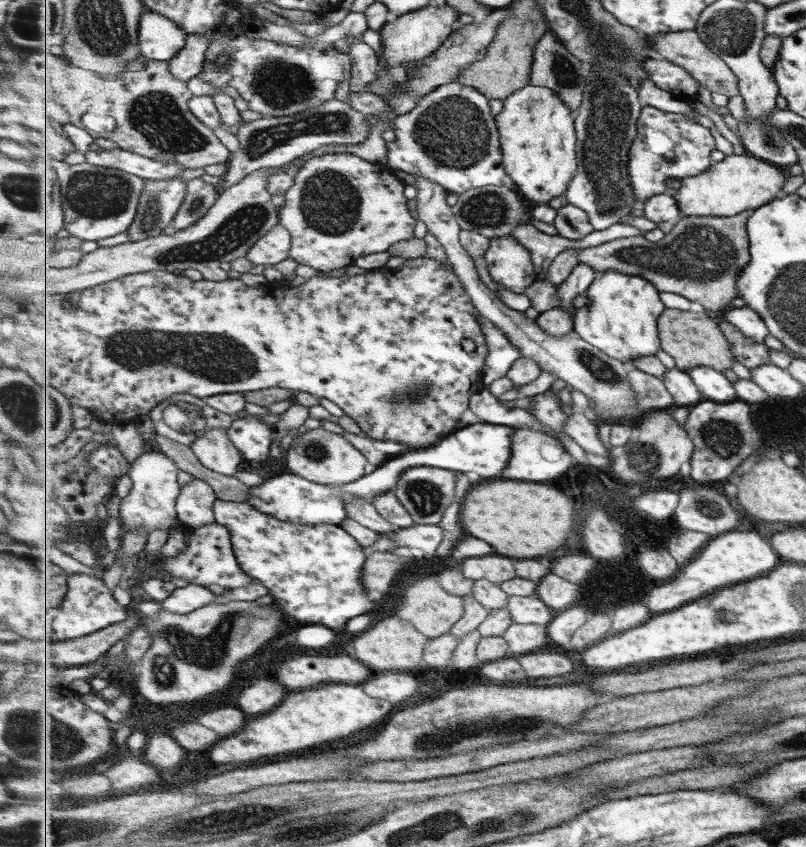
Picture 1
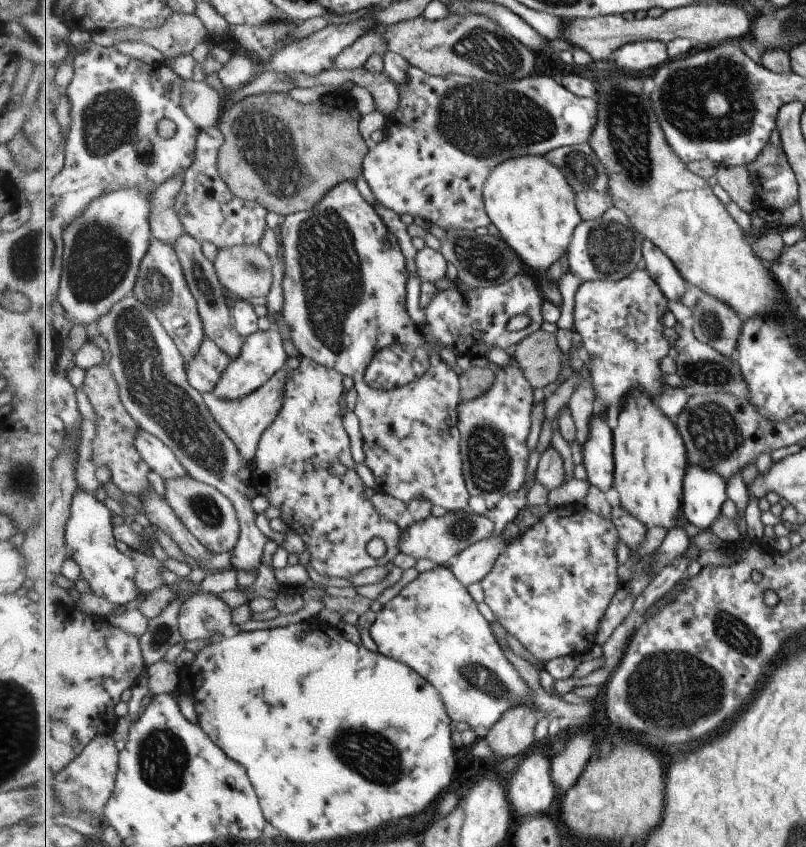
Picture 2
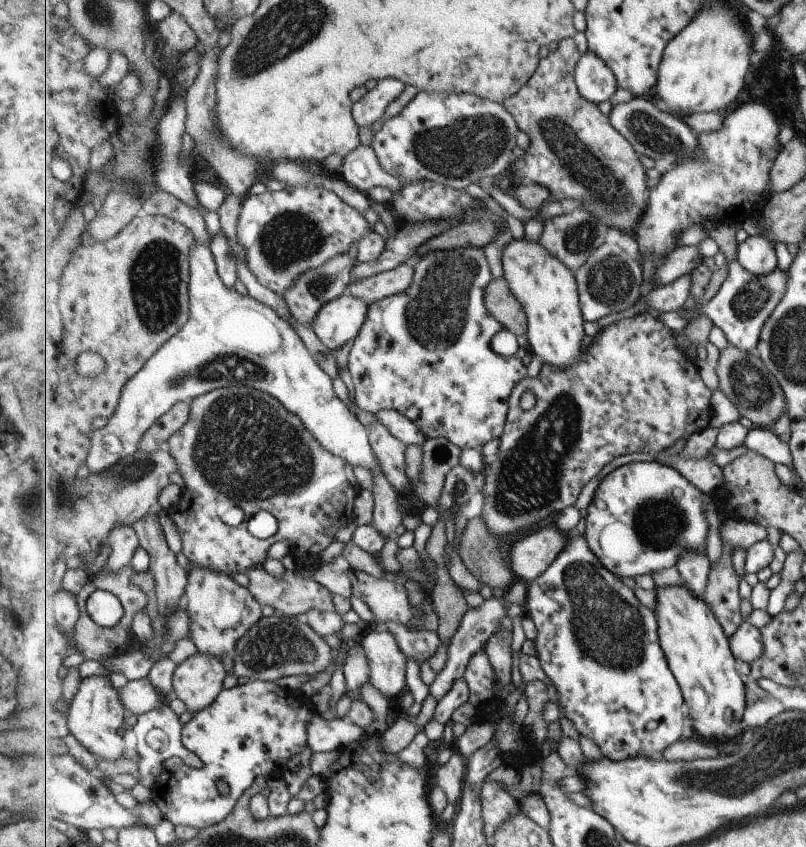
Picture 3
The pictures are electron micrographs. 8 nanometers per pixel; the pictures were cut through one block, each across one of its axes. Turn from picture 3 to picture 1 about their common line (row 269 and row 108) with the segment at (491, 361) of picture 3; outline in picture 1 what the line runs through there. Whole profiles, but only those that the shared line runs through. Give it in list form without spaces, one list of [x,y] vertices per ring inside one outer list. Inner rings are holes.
[[[454,81],[437,87],[433,92],[421,97],[412,112],[398,116],[392,126],[395,140],[388,145],[389,157],[385,162],[391,170],[423,175],[457,195],[481,187],[507,187],[519,192],[515,180],[507,174],[507,168],[503,166],[505,158],[503,158],[502,141],[496,118],[491,114],[490,98],[479,89]]]

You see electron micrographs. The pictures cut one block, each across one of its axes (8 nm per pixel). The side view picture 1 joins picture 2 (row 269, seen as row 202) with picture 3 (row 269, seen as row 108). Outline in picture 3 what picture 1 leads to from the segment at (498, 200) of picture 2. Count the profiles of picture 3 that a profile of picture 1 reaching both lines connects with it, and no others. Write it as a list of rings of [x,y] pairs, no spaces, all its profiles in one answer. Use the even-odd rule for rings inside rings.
[[[525,237],[513,239],[503,249],[503,278],[522,304],[528,325],[529,352],[543,357],[545,364],[570,367],[578,363],[581,342],[585,338],[585,321],[580,306],[578,279],[559,257],[555,256],[540,240]]]

